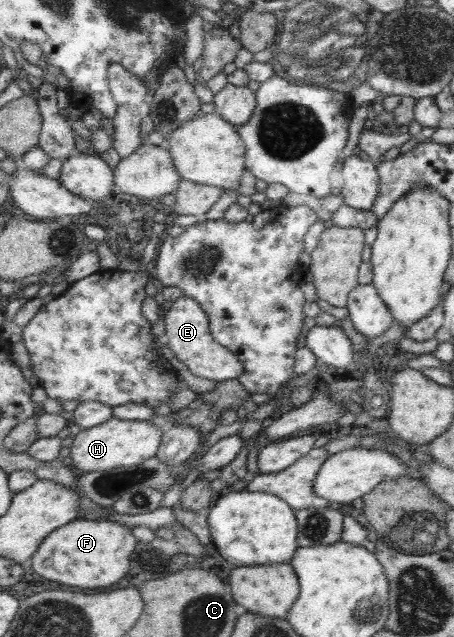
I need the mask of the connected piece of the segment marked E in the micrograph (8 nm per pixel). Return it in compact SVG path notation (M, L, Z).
M183 295L174 302L169 311L163 313L162 319L166 321L167 344L174 351L176 357L183 361L195 375L224 382L227 380L238 380L246 372L247 367L241 361L240 356L234 354L233 351L225 347L225 344L219 343L215 339L209 314L197 299Z

